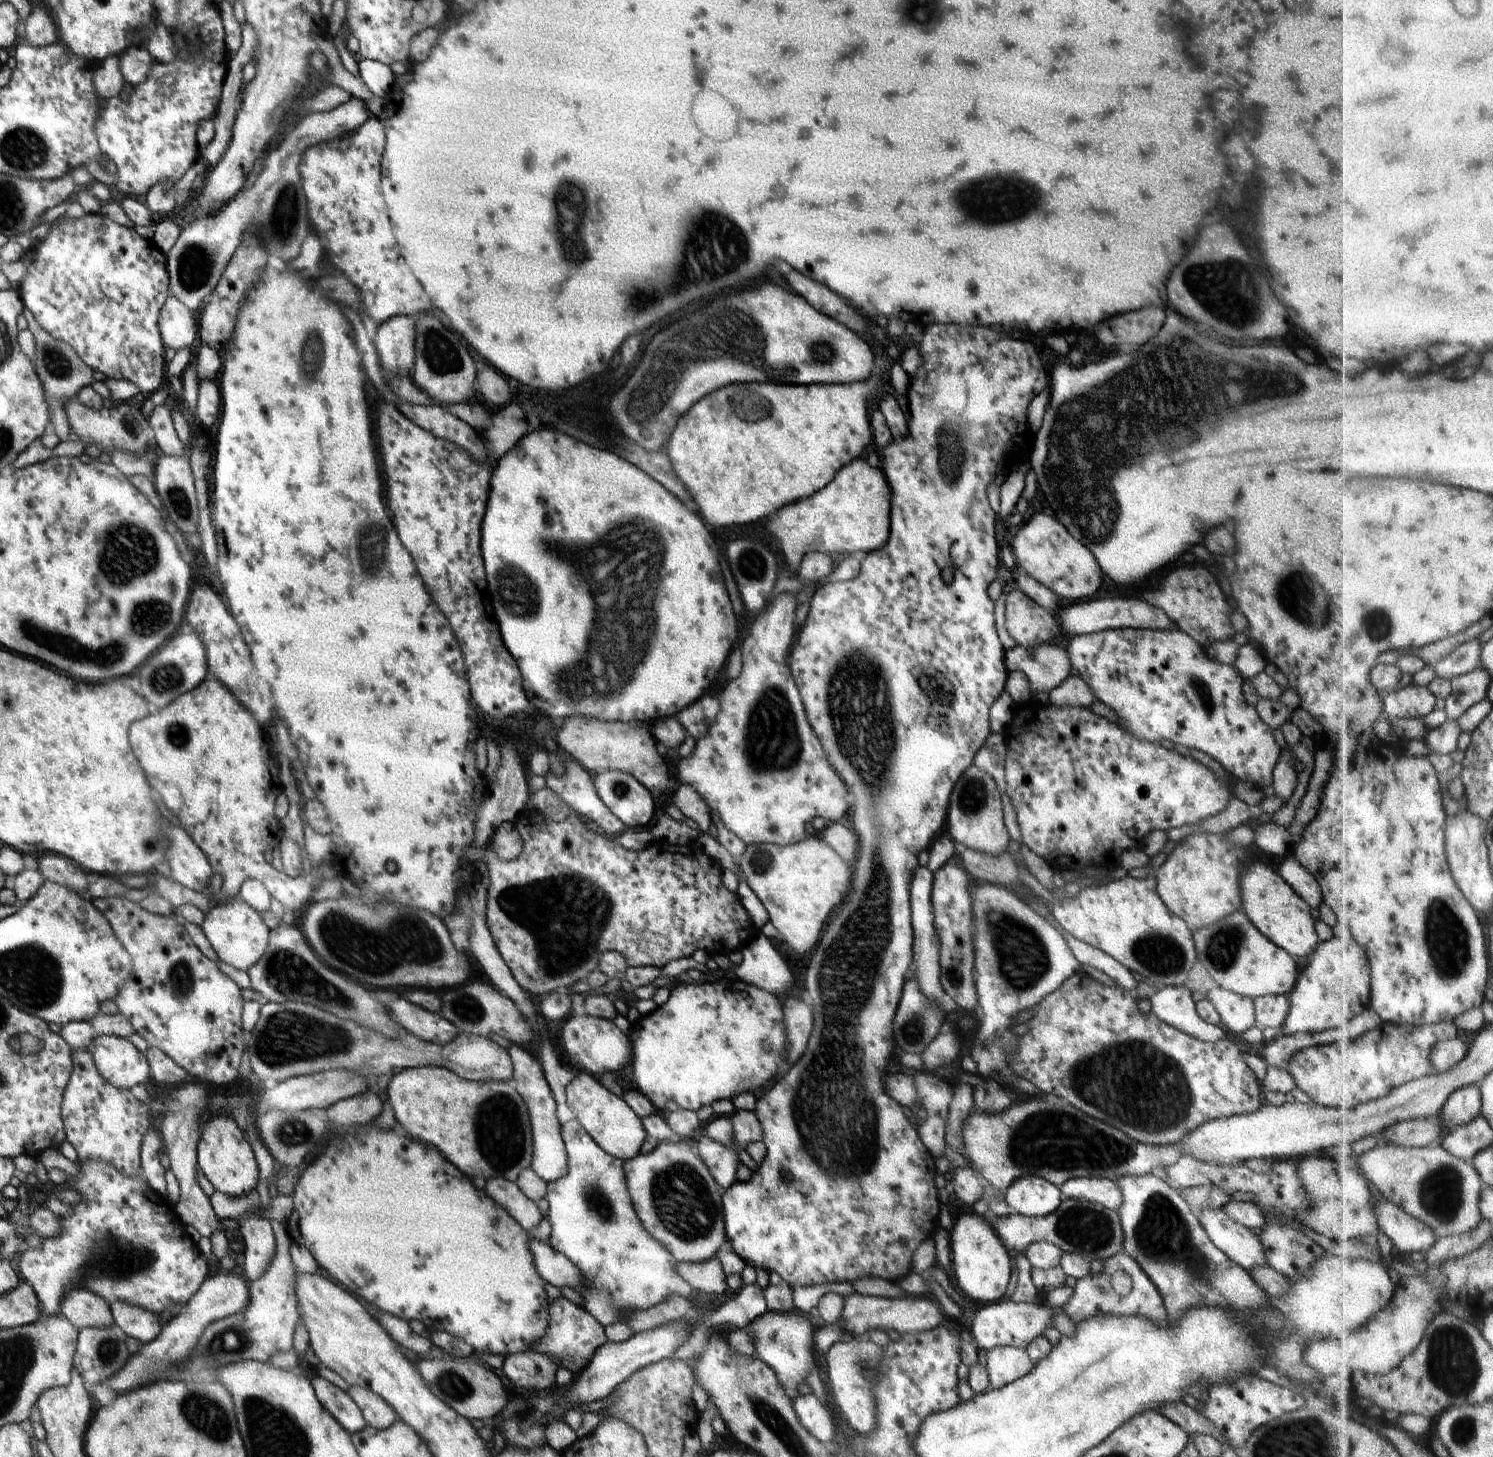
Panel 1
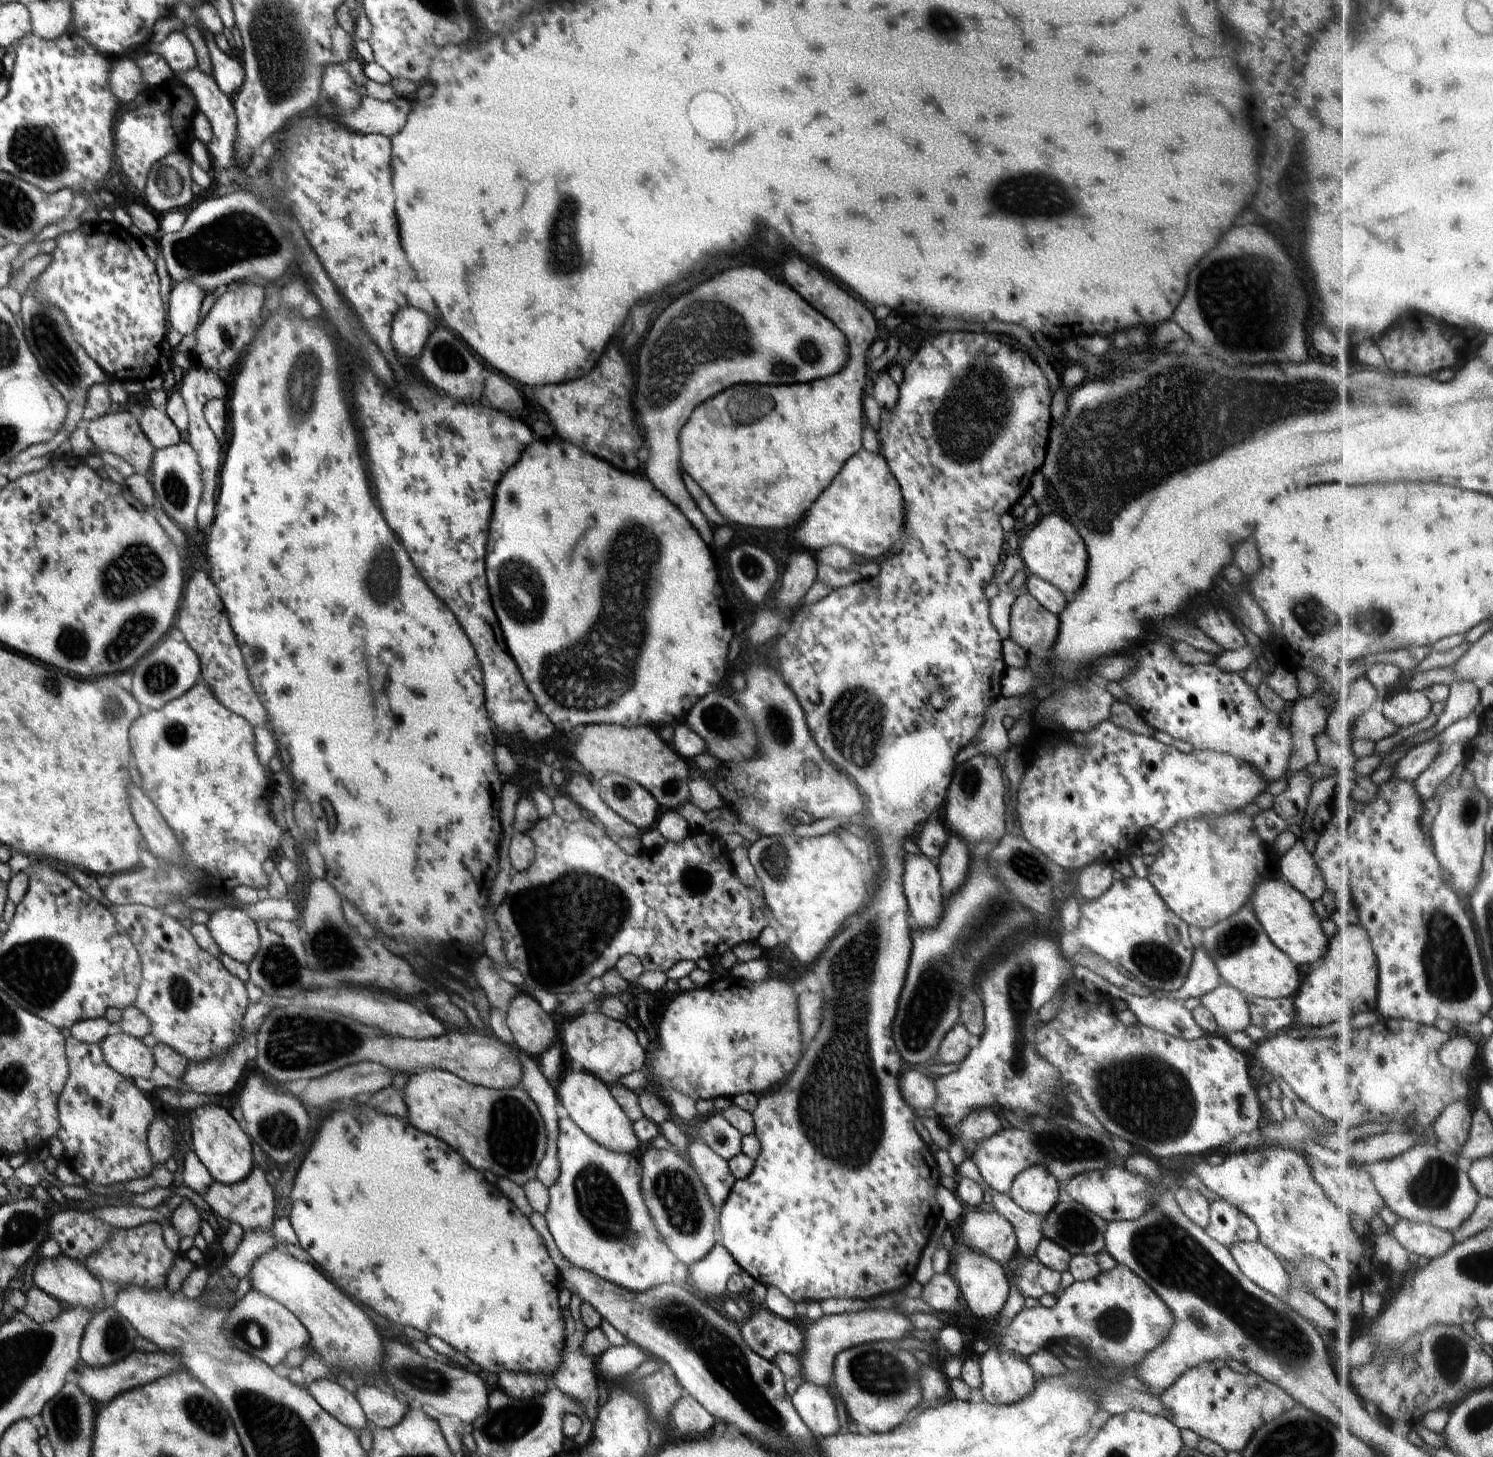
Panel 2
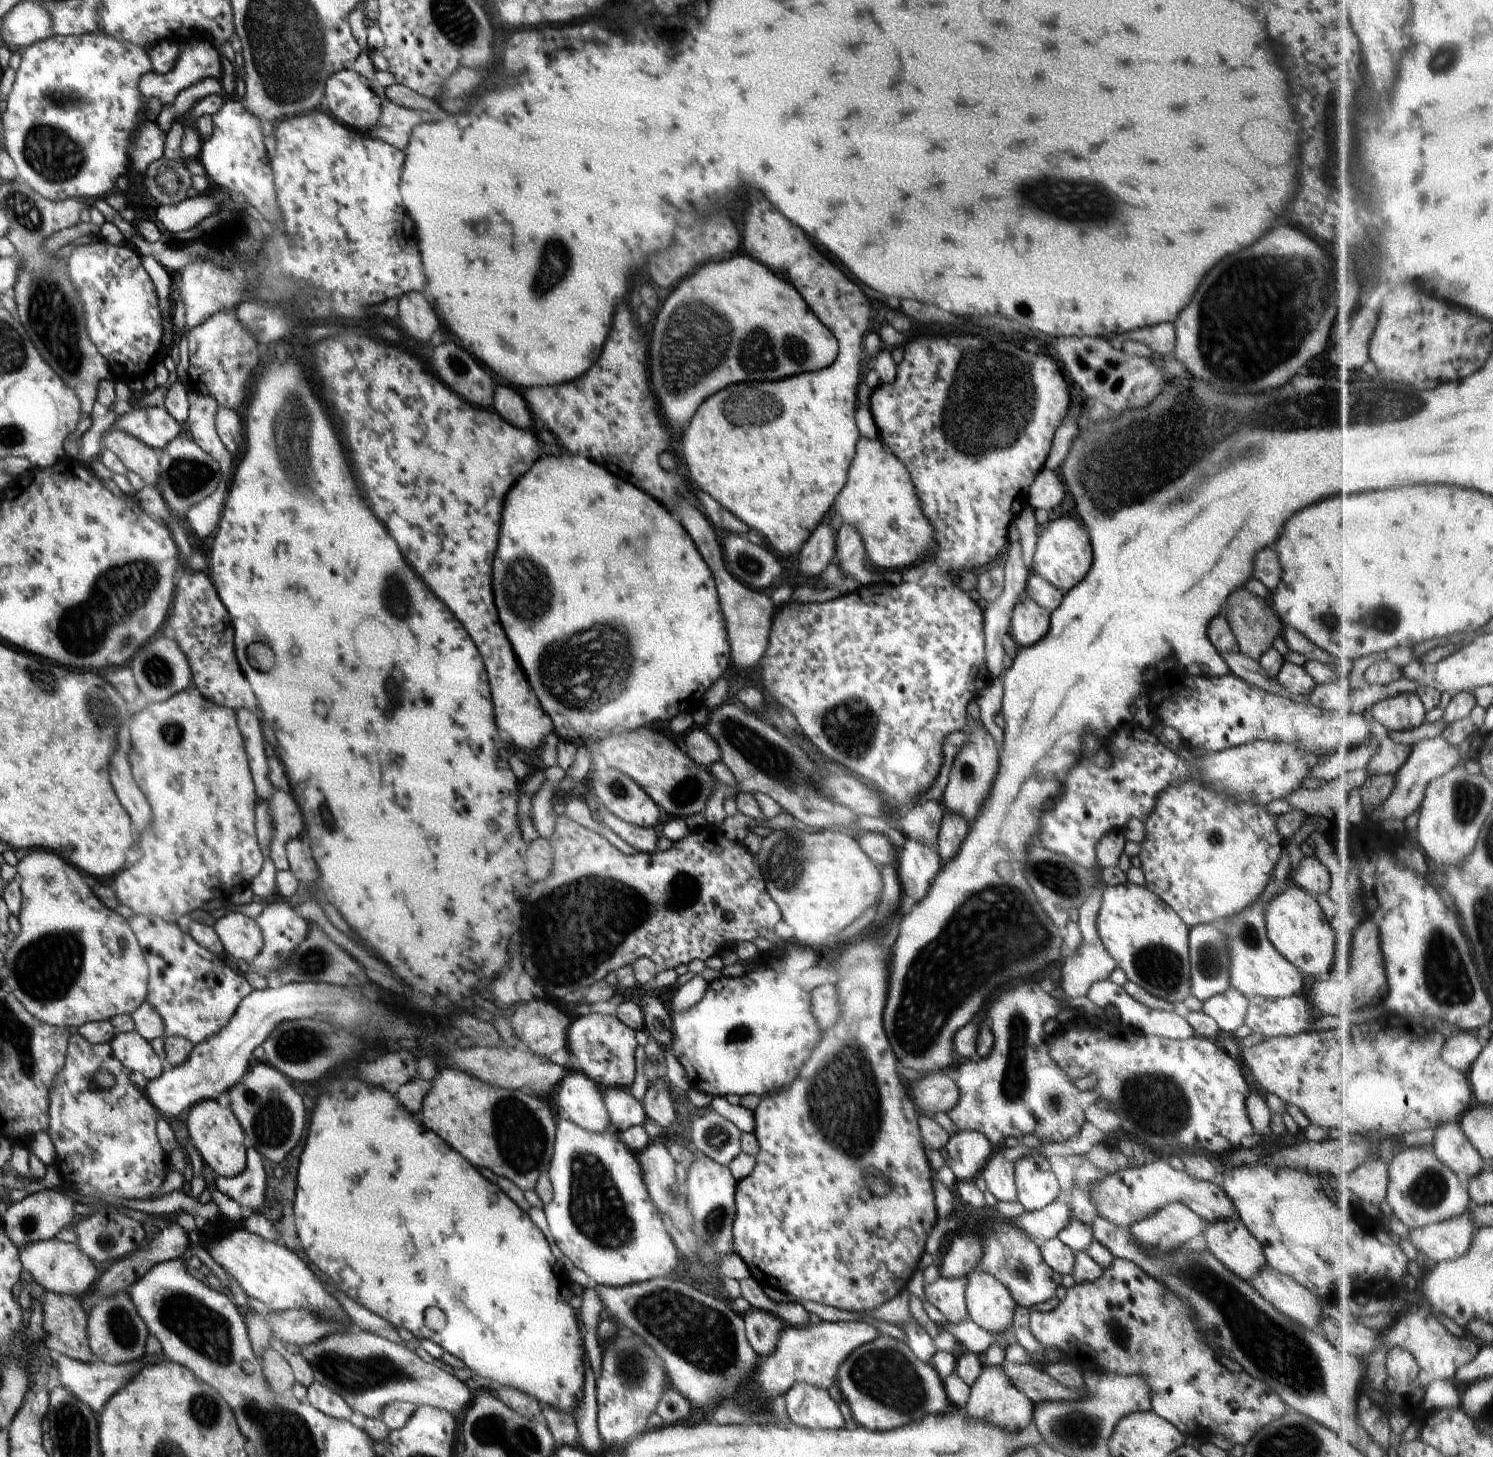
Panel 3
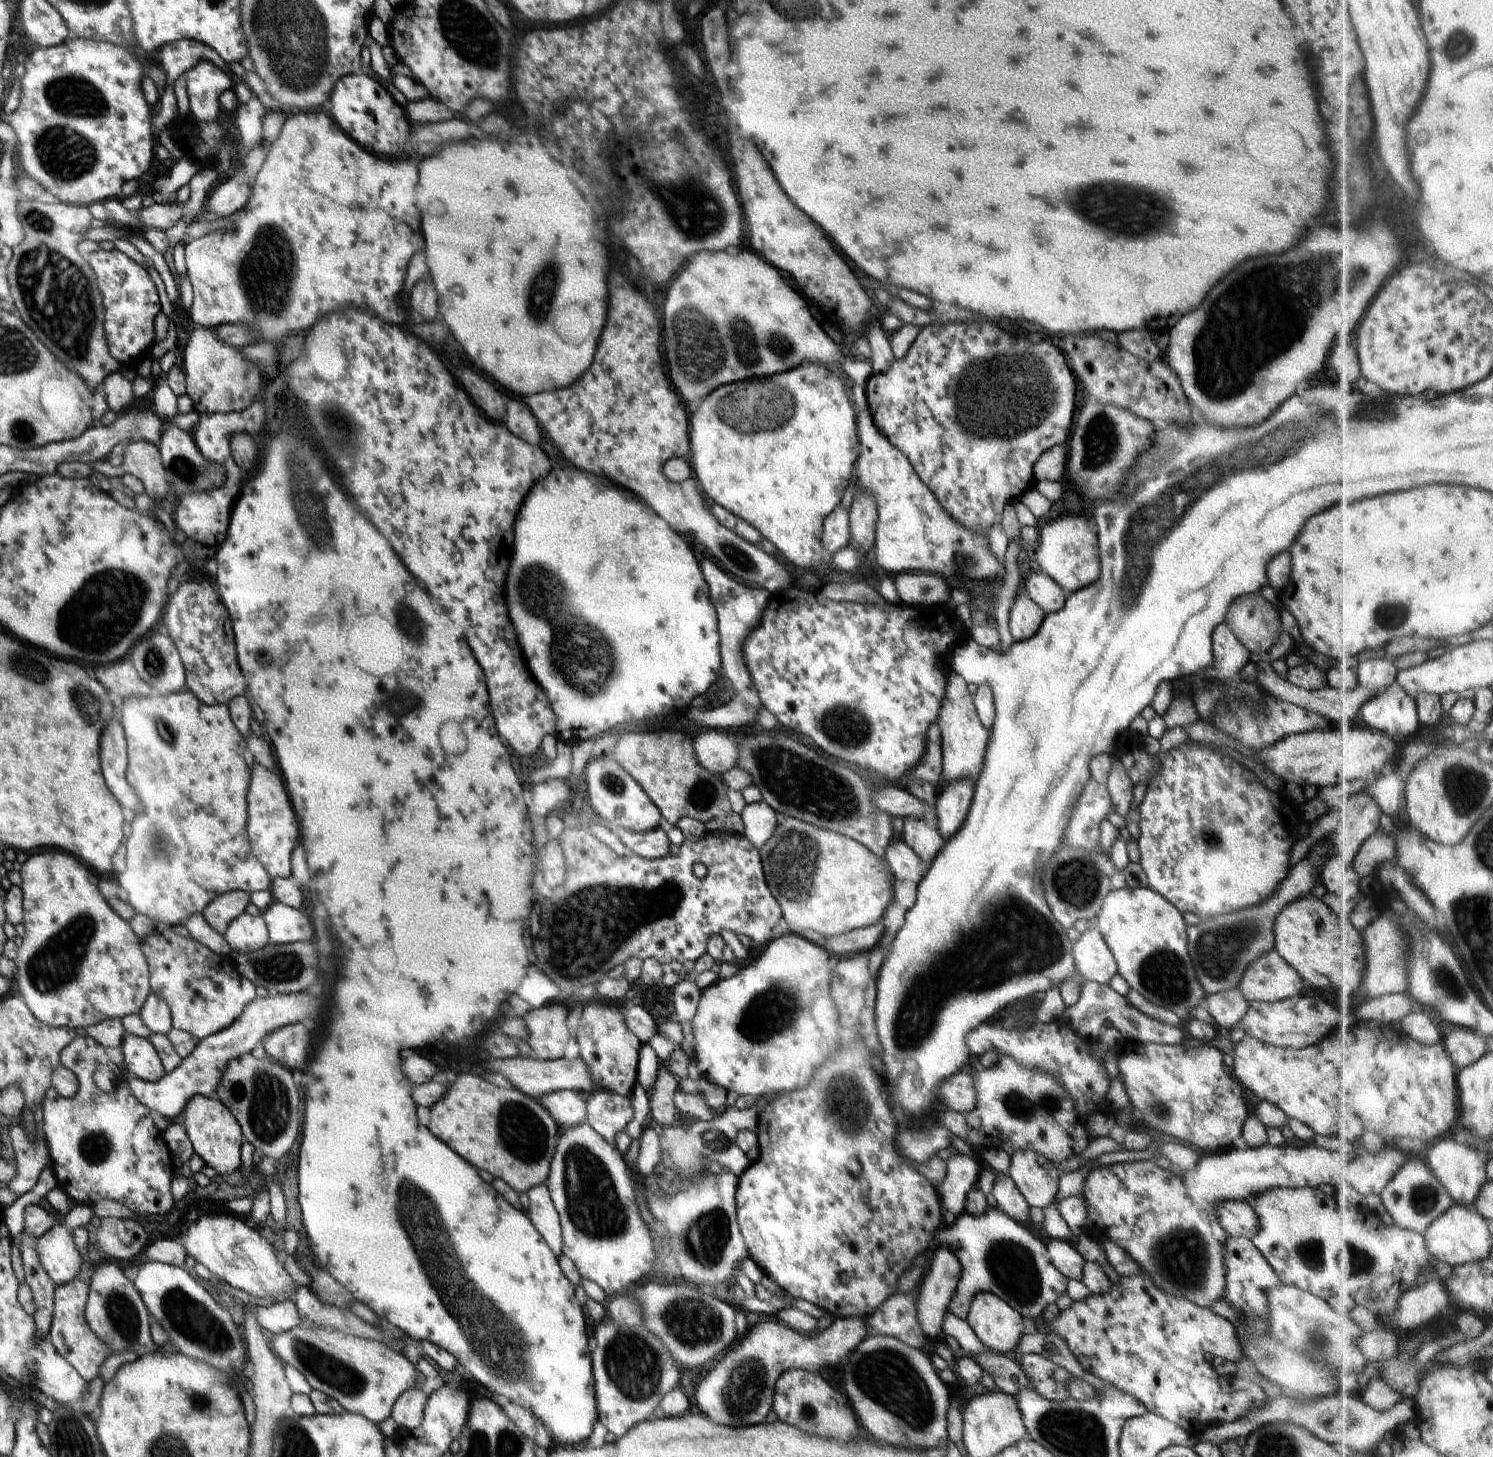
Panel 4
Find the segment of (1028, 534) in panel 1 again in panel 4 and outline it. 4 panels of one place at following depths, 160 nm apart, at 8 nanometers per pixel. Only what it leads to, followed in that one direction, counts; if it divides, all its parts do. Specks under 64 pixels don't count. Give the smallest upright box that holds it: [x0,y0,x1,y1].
[1035,516,1100,594]

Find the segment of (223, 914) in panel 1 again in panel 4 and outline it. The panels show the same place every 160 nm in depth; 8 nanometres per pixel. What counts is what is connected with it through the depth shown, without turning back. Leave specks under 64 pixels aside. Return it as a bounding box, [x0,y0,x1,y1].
[223,913,269,953]

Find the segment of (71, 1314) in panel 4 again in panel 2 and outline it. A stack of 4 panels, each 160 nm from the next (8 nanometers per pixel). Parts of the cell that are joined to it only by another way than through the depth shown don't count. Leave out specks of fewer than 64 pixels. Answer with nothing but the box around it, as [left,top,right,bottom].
[21,1285,64,1325]

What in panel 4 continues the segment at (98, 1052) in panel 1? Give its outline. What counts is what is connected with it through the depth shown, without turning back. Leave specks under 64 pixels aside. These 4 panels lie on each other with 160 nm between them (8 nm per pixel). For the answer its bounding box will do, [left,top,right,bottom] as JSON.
[121,1033,166,1083]

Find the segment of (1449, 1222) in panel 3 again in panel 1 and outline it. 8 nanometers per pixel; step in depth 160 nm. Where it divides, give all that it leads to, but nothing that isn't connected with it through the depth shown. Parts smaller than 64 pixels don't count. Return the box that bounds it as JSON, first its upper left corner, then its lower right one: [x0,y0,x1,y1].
[1377,1202,1439,1252]

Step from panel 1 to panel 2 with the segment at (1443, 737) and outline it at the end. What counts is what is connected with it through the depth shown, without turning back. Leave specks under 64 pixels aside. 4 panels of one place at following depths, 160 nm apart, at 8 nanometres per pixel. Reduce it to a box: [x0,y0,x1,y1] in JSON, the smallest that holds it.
[1392,739,1441,784]

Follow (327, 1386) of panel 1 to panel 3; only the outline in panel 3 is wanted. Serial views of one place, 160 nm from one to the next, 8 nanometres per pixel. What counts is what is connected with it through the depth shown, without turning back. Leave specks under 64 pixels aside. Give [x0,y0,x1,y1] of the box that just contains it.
[306,1381,354,1421]

